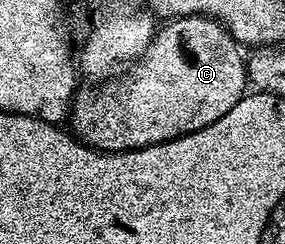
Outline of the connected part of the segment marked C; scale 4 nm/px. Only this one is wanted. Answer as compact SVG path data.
M181 16L175 17L165 24L167 24L165 27L163 25L160 29L157 29L151 43L148 44L146 50L142 52L138 59L133 61L119 75L118 79L120 81L111 81L107 86L104 86L109 86L108 88L100 91L86 90L77 97L76 95L73 97L68 122L71 122L73 128L71 128L71 131L81 143L102 152L129 152L131 149L144 149L146 146L164 144L166 141L172 141L176 137L182 137L187 133L197 132L208 125L212 125L218 118L222 118L224 114L228 114L246 94L248 88L247 63L244 54L241 54L243 51L233 36L229 34L228 29L220 21L209 16Z

